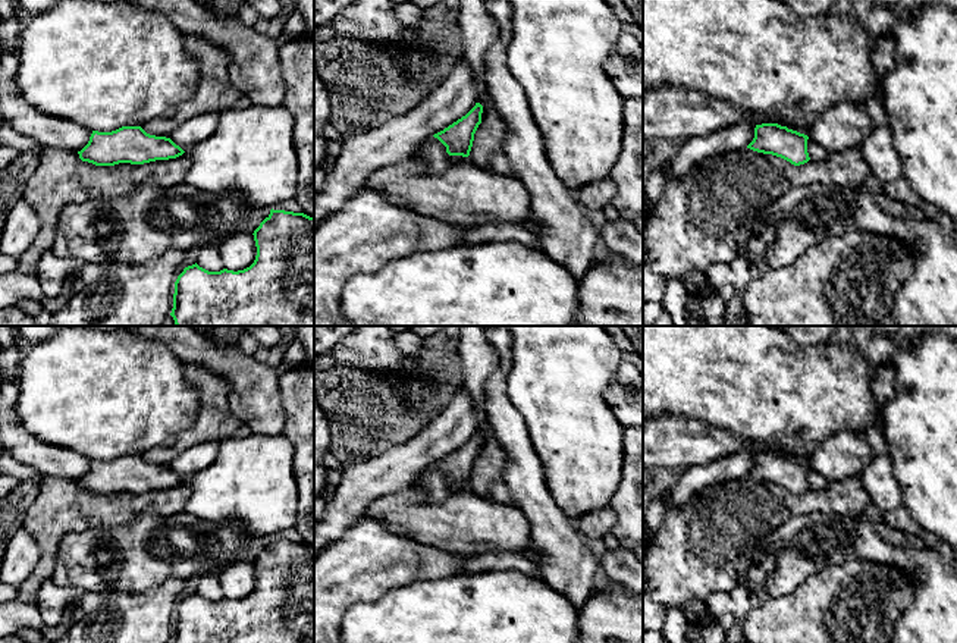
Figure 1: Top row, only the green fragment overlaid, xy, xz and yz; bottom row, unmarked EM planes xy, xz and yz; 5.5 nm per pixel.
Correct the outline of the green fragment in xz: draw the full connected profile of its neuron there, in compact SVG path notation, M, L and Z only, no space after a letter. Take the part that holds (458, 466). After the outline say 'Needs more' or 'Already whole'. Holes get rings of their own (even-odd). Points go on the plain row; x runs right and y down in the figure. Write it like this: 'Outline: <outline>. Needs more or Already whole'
Outline: M476 432L476 435L461 448L445 457L443 459L434 462L445 476L449 484L468 486L474 462L481 452L483 435Z. Already whole

